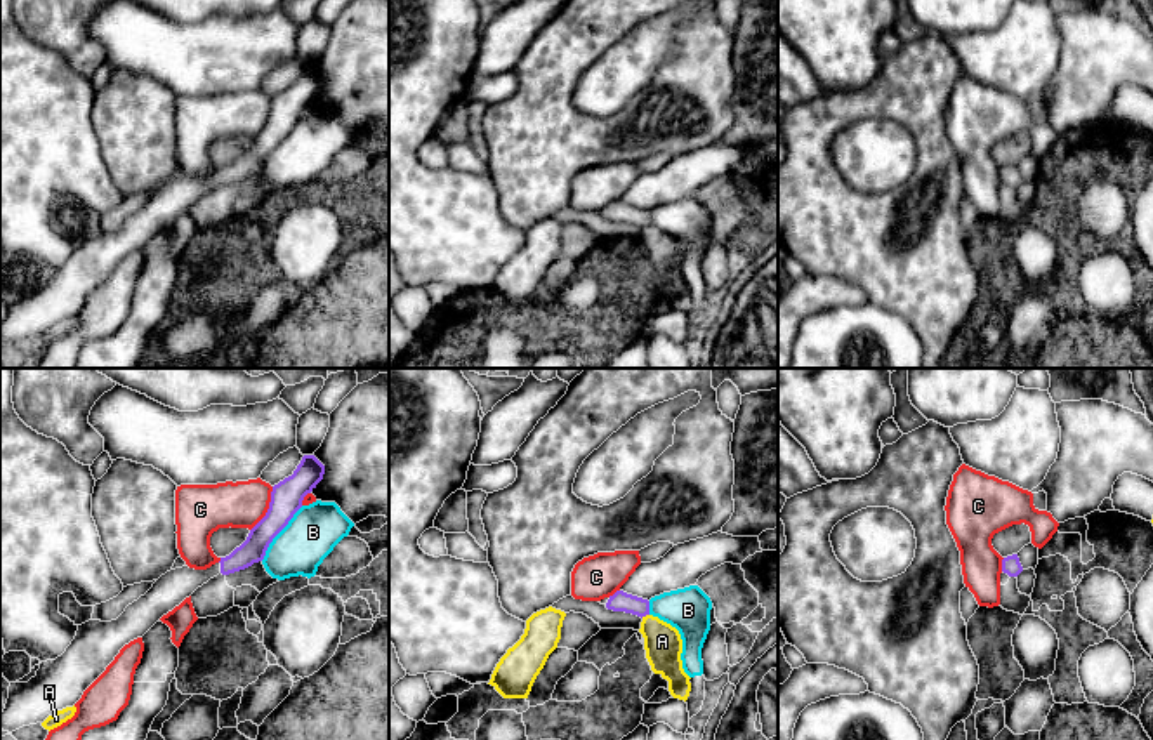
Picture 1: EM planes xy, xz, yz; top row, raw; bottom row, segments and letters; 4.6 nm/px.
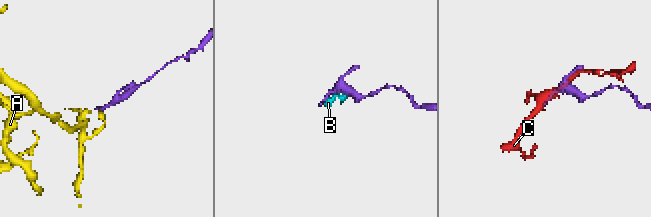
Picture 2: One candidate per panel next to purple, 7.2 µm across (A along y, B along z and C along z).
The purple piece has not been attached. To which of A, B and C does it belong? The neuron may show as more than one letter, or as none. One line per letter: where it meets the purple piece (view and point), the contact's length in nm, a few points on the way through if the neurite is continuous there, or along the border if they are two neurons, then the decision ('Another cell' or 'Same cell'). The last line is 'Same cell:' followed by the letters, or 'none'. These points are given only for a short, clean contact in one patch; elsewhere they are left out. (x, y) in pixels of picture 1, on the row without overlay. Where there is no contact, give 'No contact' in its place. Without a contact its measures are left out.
A: Touches purple at xz (645, 226). Shared border 40 nm. Boundary: xz (648, 224), (641, 228). Another cell
B: Touches purple at xy (278, 143). Shared border 320 nm. Another cell
C: Touches purple at xy (268, 120). Shared border 240 nm. Another cell
Same cell: none

